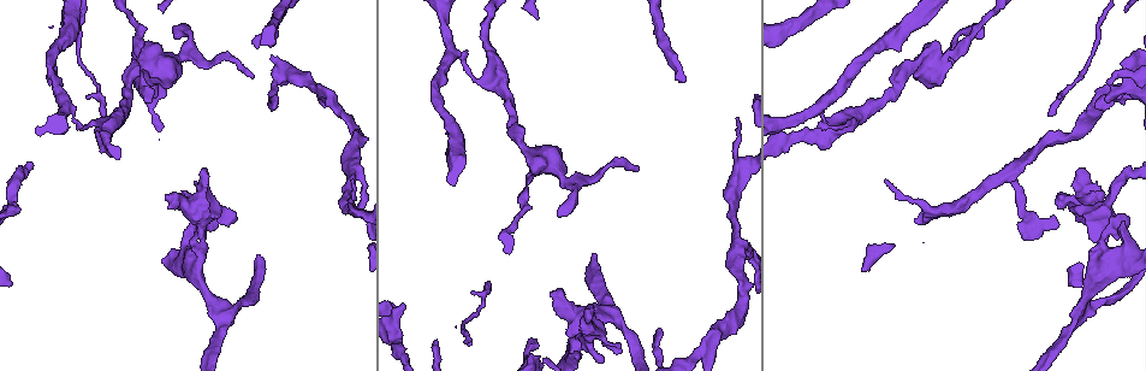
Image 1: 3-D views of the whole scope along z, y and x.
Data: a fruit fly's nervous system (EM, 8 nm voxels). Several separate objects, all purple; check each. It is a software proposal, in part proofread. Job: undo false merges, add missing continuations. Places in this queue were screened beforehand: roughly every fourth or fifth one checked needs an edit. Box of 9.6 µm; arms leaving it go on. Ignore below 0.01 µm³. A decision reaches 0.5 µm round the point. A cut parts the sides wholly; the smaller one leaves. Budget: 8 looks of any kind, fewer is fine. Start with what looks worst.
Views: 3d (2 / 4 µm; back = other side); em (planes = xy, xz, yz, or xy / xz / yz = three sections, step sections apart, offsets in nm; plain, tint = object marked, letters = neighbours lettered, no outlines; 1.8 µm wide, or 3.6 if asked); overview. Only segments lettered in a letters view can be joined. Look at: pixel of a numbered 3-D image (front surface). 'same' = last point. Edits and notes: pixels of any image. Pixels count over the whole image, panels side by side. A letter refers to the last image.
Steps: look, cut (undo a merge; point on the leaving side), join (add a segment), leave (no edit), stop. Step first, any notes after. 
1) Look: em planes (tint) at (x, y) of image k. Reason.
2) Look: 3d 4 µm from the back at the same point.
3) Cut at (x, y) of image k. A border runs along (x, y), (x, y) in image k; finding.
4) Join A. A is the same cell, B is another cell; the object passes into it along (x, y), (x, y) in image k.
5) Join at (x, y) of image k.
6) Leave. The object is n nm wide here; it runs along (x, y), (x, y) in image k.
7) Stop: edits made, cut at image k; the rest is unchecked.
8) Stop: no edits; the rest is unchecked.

Look: em planes (letters) at (531, 342) of image 1. Free end.

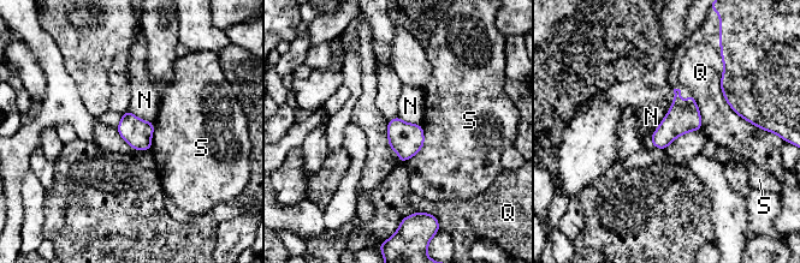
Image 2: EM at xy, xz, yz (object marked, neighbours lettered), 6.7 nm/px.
Leave. N, Q and S are other cells; no lettered segment goes on from it.

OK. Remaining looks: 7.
Look: 3d 2 µm at (1109, 253) of image 1.

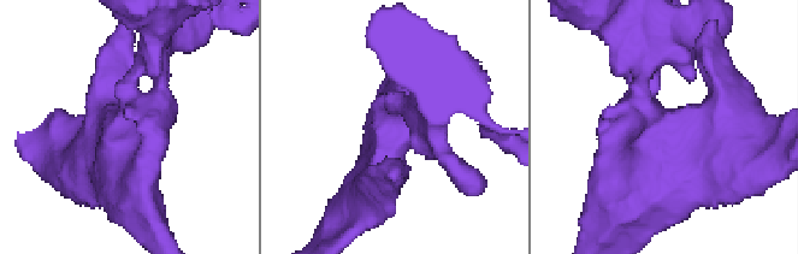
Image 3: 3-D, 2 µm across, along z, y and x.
Look: em yz step 8 (letters) at (399, 123) of image 3.

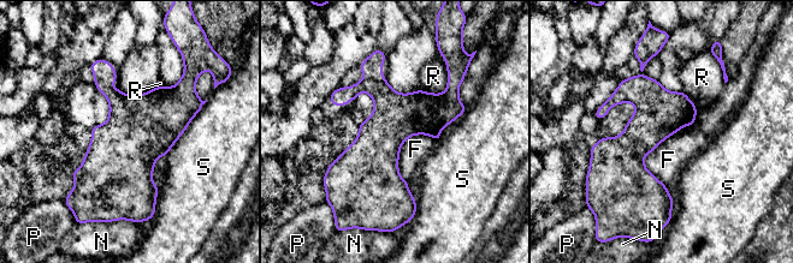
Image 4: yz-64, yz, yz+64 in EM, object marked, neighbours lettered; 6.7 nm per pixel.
Cut at (371, 67) of image 4. F, N, P, R and S are other cells; a border runs along (365, 77), (383, 81) in image 4; two cells meet here.

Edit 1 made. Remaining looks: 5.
Look: overview.

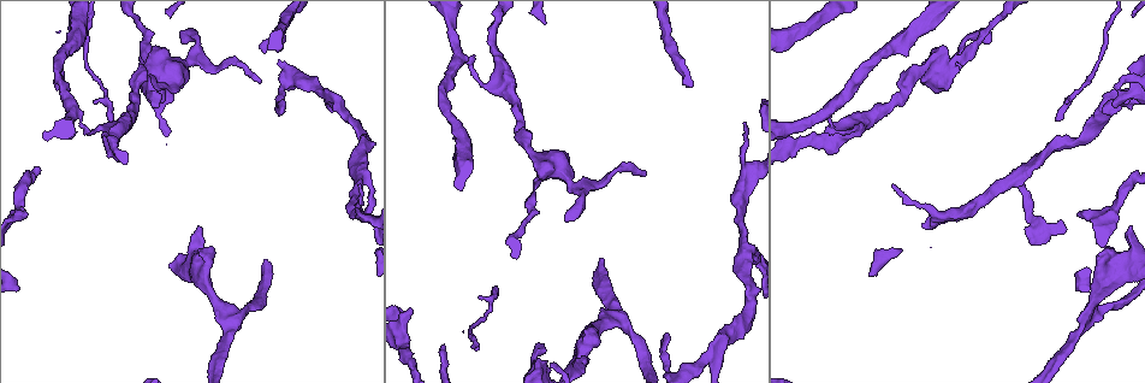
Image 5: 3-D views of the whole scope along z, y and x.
Look: 3d 4 µm at (1117, 87) of image 5. An open end.

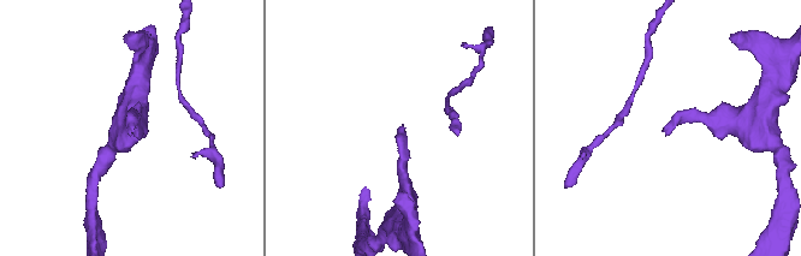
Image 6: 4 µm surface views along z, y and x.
Look: em 3.6 µm xy step 16 (tint) at (397, 129) of image 6.

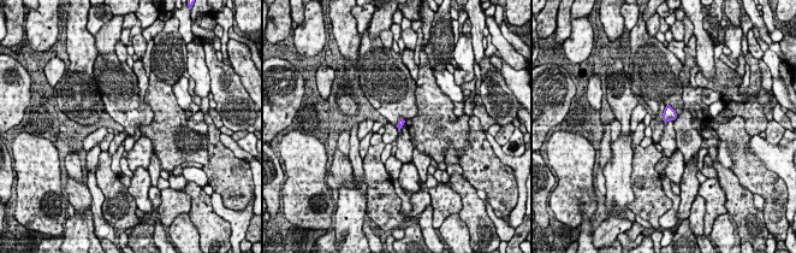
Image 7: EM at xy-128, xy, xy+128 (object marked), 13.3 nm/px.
Look: em 3.6 µm xz step 8 (letters) at the same point.

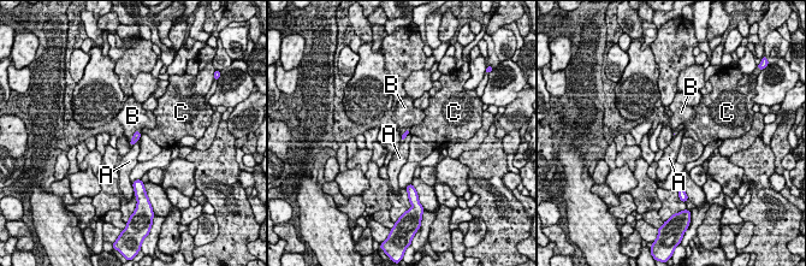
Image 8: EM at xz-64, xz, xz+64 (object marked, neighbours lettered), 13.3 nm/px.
Leave. A, B and C are other cells; a border runs along (135, 130), (129, 141) in image 8; no lettered segment goes on from it.

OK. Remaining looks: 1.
Stop: edits made, cut at image 4; the rest is unchecked.

